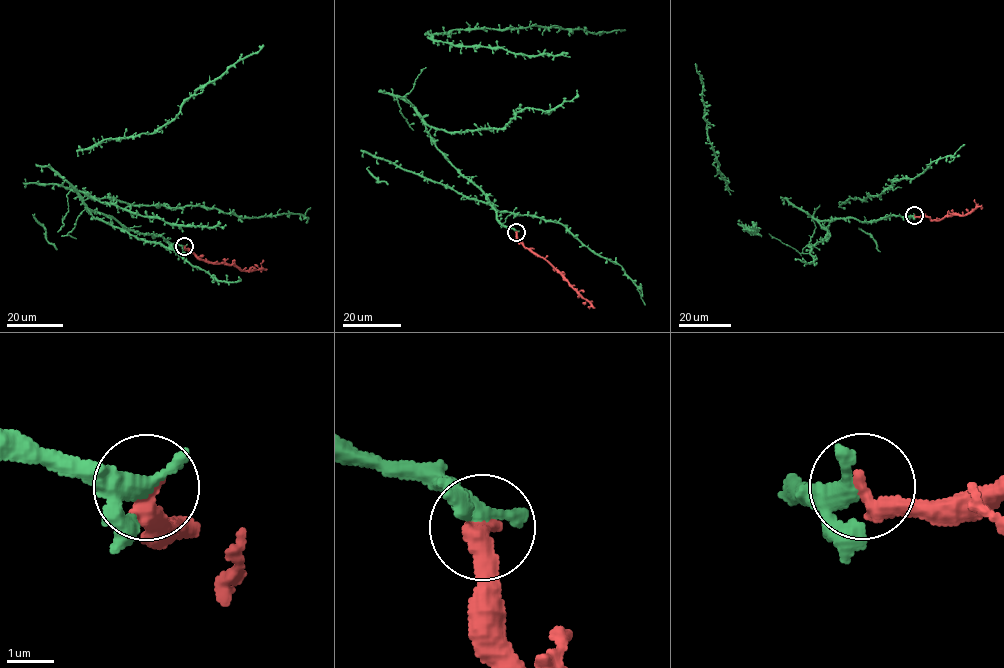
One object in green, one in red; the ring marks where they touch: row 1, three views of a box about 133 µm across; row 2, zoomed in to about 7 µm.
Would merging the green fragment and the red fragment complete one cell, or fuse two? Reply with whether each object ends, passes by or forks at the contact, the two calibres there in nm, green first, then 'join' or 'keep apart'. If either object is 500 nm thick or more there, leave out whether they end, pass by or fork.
green ends | red ends | 460/420 nm | join

